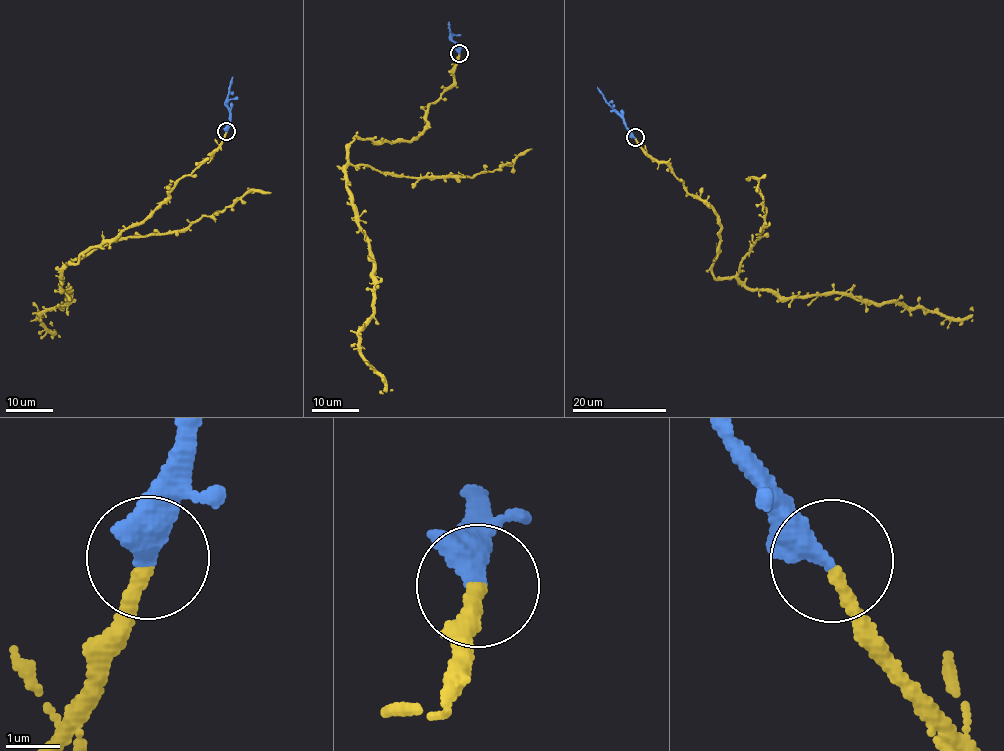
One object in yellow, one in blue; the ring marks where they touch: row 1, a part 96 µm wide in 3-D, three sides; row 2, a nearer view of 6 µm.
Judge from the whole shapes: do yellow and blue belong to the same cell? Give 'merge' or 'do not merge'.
merge

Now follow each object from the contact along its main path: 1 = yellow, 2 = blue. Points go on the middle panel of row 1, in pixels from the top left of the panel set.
1: (460, 53), (416, 137), (355, 137), (348, 148), (347, 191), (374, 281), (359, 352), (379, 390)
2: (459, 54), (459, 46), (450, 34), (449, 21)

